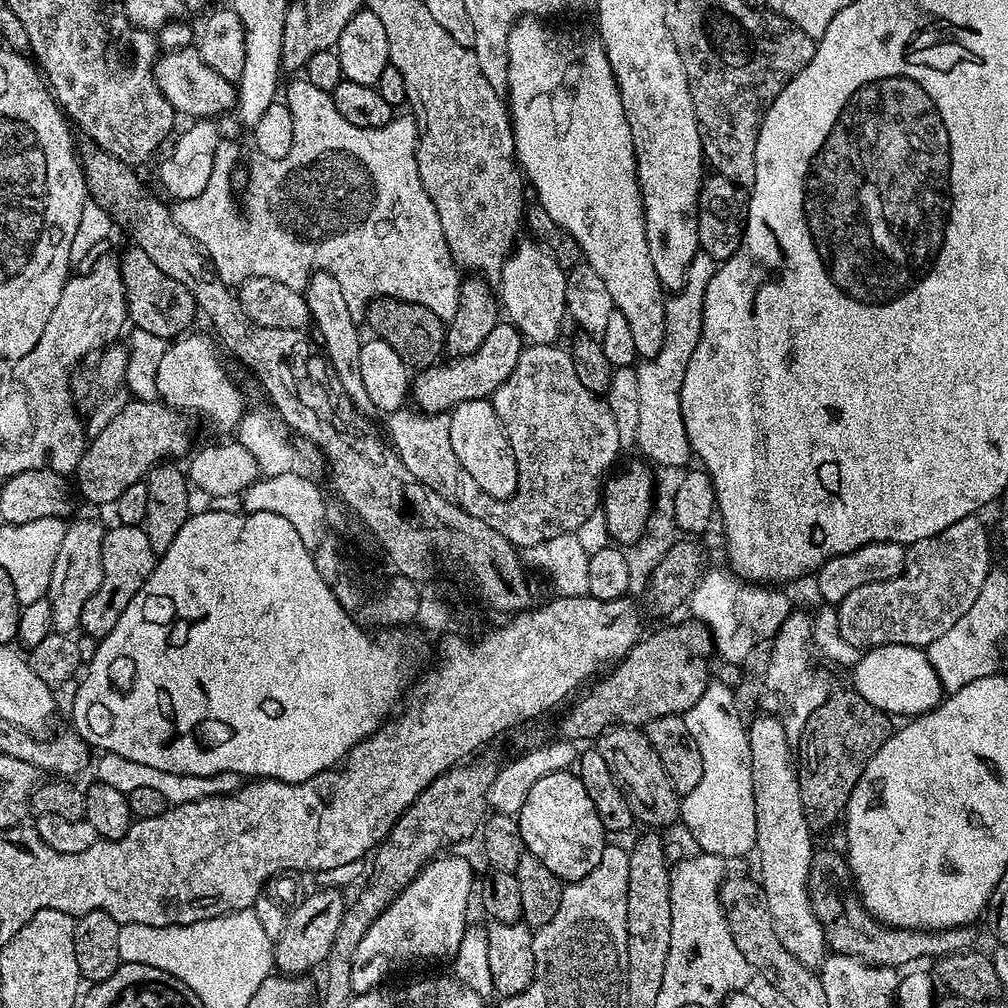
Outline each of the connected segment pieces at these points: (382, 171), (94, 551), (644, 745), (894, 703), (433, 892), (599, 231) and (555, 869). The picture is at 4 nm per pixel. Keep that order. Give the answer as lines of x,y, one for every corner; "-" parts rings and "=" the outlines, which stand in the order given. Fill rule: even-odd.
296,79
299,80
289,86
288,97
286,97
288,109
294,118
294,146
290,146
290,154
286,154
286,158
281,160
261,159
260,164
253,166
252,177
248,180
248,193
244,196
244,216
236,209
236,204
232,201
231,172
236,168
236,148
228,142
221,142
214,154
214,170
210,174
210,182
206,182
206,190
202,190
202,194
198,194
198,198
178,200
171,205
172,216
178,222
178,226
182,226
182,230
186,230
186,234
191,240
200,245
209,264
229,286
239,286
245,280
255,276
274,278
274,282
287,284
290,280
288,272
292,276
302,275
301,277
307,278
312,275
314,270
319,270
338,278
338,286
342,286
342,294
346,294
346,306
350,306
350,310
354,314
363,313
368,305
380,296
389,296
421,304
434,310
442,318
451,318
454,310
458,310
458,290
462,276
458,271
456,261
452,258
451,250
446,246
446,238
442,234
442,222
438,222
438,210
434,210
434,202
430,202
430,194
426,194
426,186
422,186
422,178
418,178
416,143
420,137
420,131
416,128
416,117
411,114
405,114
405,116
396,114
393,115
389,124
381,128
355,128
353,124
345,124
329,93
312,85
308,79
=
75,520
67,525
62,544
55,551
46,595
50,604
52,627
65,634
75,633
79,629
82,606
86,606
90,594
102,586
102,538
106,531
105,525
100,525
96,520
=
617,726
608,729
595,741
594,746
606,758
612,767
632,807
633,817
640,820
652,830
661,830
667,824
680,820
681,793
674,790
670,778
666,774
666,766
662,766
662,758
658,758
658,750
650,746
650,738
640,728
=
887,644
867,649
851,672
851,687
855,692
862,694
862,698
866,698
870,706
878,706
892,718
922,716
935,708
942,699
940,679
932,663
928,661
927,651
914,646
=
440,854
428,861
424,868
410,881
404,889
398,894
398,898
394,898
394,902
390,902
390,906
382,914
378,914
378,918
370,926
370,930
366,930
366,934
362,934
362,942
358,942
358,950
354,950
354,962
350,966
350,986
353,993
369,992
375,988
381,987
385,983
384,980
392,972
392,967
395,964
404,964
407,960
444,960
452,958
459,948
459,943
462,942
463,932
470,923
470,907
471,896
474,893
474,884
472,887
472,864
464,856
448,856
452,854
=
521,18
510,30
508,39
508,90
506,103
512,121
512,137
516,147
516,159
526,177
527,183
536,191
535,199
578,242
581,257
590,265
598,278
606,282
606,290
610,290
610,298
615,311
623,314
634,337
634,350
637,357
651,358
662,350
662,342
666,334
666,314
664,313
664,302
666,290
660,284
658,270
654,270
654,262
650,260
650,246
646,238
646,226
644,225
644,203
640,197
640,183
636,180
636,155
634,154
634,142
630,134
628,120
624,117
624,107
620,97
620,87
616,85
616,76
612,73
612,66
608,61
608,54
599,35
592,36
563,36
560,32
551,32
545,21
540,18
=
575,771
546,774
546,778
538,778
534,786
530,786
530,794
526,794
526,802
522,802
518,813
522,842
527,852
534,854
538,862
548,867
558,879
565,882
581,880
598,866
598,858
602,858
602,850
606,843
606,833
598,818
598,810
594,810
594,802
590,802
590,794
586,794
586,786
582,786
579,775

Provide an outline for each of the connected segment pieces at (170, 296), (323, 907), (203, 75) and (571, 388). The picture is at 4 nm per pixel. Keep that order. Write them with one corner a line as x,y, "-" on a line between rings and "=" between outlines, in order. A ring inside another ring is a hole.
132,246
124,257
119,257
120,273
124,279
124,297
128,303
128,320
137,329
154,334
165,342
179,338
189,331
198,309
190,290
182,282
174,282
140,248
=
320,890
305,895
304,899
291,909
286,929
282,930
282,934
273,943
275,967
283,975
303,975
308,973
308,970
323,965
328,959
338,926
341,925
345,906
346,902
334,892
=
189,46
176,51
165,51
156,62
156,81
177,113
184,112
188,118
220,118
223,112
237,107
238,88
233,81
222,78
218,70
210,70
195,47
=
556,344
527,345
519,355
518,365
513,373
502,386
496,388
492,397
495,413
498,414
503,428
524,428
524,442
538,444
538,494
536,490
530,490
530,494
520,496
518,500
504,500
502,510
496,504
492,504
494,510
484,510
490,504
482,504
482,510
474,510
470,506
470,514
498,530
522,550
556,536
575,533
599,509
604,479
610,470
608,468
622,452
618,426
608,402
582,385
575,373
571,353
565,347
560,347

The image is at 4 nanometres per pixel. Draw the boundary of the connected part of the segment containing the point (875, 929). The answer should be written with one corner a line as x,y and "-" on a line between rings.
817,851
812,857
808,892
816,916
820,919
825,934
827,947
833,953
848,955
862,963
878,967
901,968
903,964
912,966
915,960
928,960
954,955
971,949
976,940
975,927
942,928
925,930
923,928
892,928
889,924
881,924
876,917
866,910
860,893
857,892
848,868
847,859
836,852

